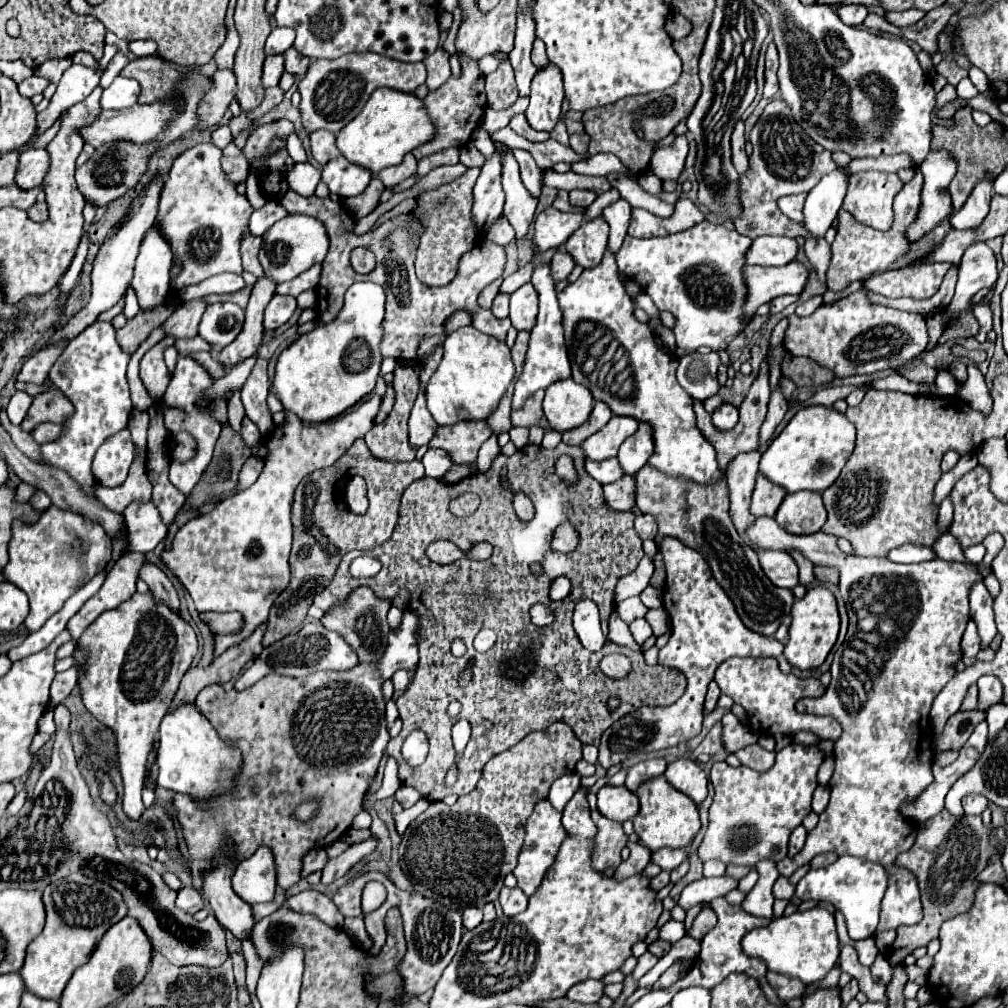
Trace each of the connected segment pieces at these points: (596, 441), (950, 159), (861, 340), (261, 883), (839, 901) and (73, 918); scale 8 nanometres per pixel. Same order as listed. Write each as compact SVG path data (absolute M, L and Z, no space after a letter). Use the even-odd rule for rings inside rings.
M614 415L598 433L594 433L592 437L588 437L582 443L582 449L584 449L586 457L594 459L594 461L616 457L618 447L630 435L634 435L636 429L638 429L638 421L634 421L632 417L618 417L618 415Z
M932 149L918 171L924 175L924 185L918 217L914 223L910 223L910 229L906 229L906 239L910 243L926 237L954 211L948 193L948 185L956 173L954 155L946 149Z
M938 265L936 275L924 275L924 277L904 277L904 287L900 287L898 277L870 277L862 283L862 289L852 293L850 297L836 301L832 305L818 307L810 317L798 317L790 315L788 329L786 329L786 351L790 355L798 357L810 357L818 365L828 367L836 373L836 377L850 377L850 375L872 375L866 371L880 371L890 367L900 367L914 359L918 353L924 351L928 345L928 329L926 321L920 315L890 309L886 305L872 303L868 299L868 293L880 293L886 297L912 297L912 299L928 299L932 297L946 271L952 265ZM888 281L888 283L886 283Z
M260 847L254 857L238 863L232 877L232 889L250 905L272 901L276 889L276 871L270 849Z
M842 855L842 857L838 857L838 861L834 861L828 867L810 869L796 885L796 895L802 901L820 899L820 901L832 903L836 909L840 909L844 913L850 939L860 941L860 939L874 937L874 933L876 933L880 901L886 893L886 885L888 885L888 873L886 873L886 869L882 869L882 865L872 863L872 861L862 861L860 857Z
M80 873L50 883L44 889L44 907L46 907L44 931L28 945L26 961L20 975L30 993L42 999L60 999L72 973L84 963L88 963L102 935L112 925L122 921L128 909L122 895L114 887Z

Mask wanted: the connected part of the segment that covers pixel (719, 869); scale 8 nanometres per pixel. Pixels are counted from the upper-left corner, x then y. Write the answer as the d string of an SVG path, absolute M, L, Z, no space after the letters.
M710 860L703 864L704 877L719 877L725 874L726 865L718 860Z

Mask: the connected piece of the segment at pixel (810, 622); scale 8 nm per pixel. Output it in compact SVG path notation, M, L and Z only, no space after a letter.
M812 587L808 593L792 605L792 623L788 629L788 641L784 645L784 657L792 667L798 669L816 669L824 663L826 655L836 643L840 617L836 607L836 597L826 587Z

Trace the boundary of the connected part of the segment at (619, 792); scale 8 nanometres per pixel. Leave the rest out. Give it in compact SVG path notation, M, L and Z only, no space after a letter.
M604 785L598 791L598 811L618 823L624 823L628 819L634 819L640 805L638 797L628 791L626 787L614 787L614 785Z

